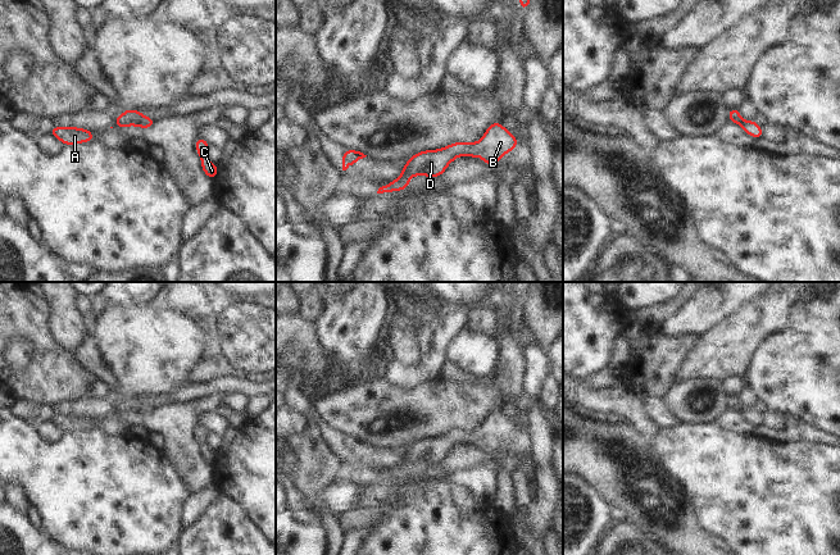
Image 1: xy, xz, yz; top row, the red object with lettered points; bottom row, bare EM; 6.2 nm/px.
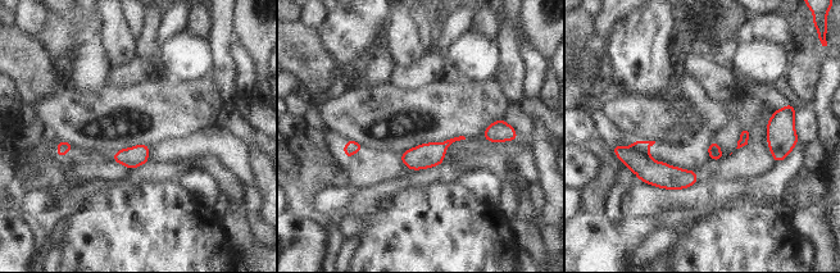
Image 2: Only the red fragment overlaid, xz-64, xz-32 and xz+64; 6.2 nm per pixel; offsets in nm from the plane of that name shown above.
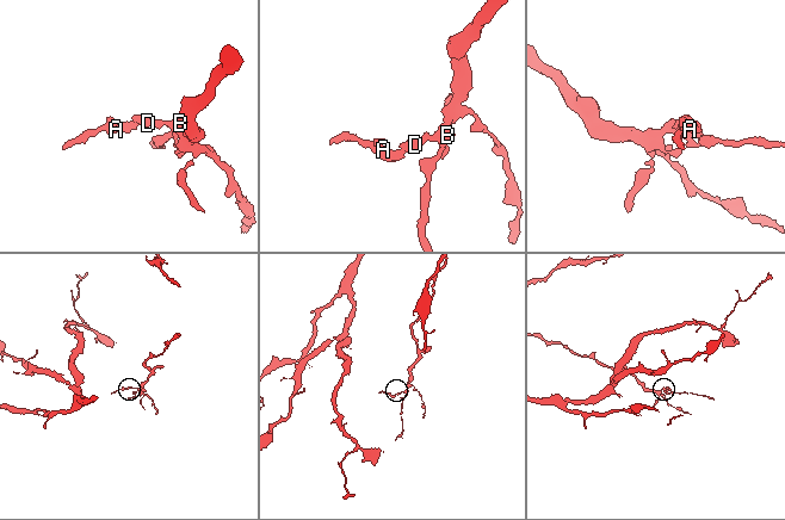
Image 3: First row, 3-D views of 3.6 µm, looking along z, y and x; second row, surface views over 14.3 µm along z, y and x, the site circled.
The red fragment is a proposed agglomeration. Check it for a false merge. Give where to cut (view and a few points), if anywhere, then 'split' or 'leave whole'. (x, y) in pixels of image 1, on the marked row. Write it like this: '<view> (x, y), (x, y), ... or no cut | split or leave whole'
xz (402, 172), (409, 176) | split

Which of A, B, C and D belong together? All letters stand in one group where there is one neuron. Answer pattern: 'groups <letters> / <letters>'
groups A / B C D

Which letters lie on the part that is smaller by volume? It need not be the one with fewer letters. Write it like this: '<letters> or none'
A

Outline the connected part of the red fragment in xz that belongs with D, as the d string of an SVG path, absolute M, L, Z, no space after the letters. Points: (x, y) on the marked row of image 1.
M494 122L489 124L478 142L453 142L439 150L423 150L408 159L407 165L401 168L401 173L409 177L430 176L437 178L460 155L472 158L481 155L483 164L492 165L499 163L505 153L516 150L518 142L501 123Z

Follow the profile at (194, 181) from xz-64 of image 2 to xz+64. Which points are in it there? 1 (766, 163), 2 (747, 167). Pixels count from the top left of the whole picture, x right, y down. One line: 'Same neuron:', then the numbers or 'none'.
Same neuron: none

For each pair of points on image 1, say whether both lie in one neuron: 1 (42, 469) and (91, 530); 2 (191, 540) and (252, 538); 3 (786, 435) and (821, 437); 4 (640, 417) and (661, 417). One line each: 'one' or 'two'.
1: one
2: one
3: one
4: two

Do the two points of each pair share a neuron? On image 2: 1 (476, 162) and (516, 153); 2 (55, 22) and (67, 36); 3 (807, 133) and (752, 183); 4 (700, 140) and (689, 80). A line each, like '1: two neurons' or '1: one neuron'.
1: two neurons
2: one neuron
3: one neuron
4: one neuron

